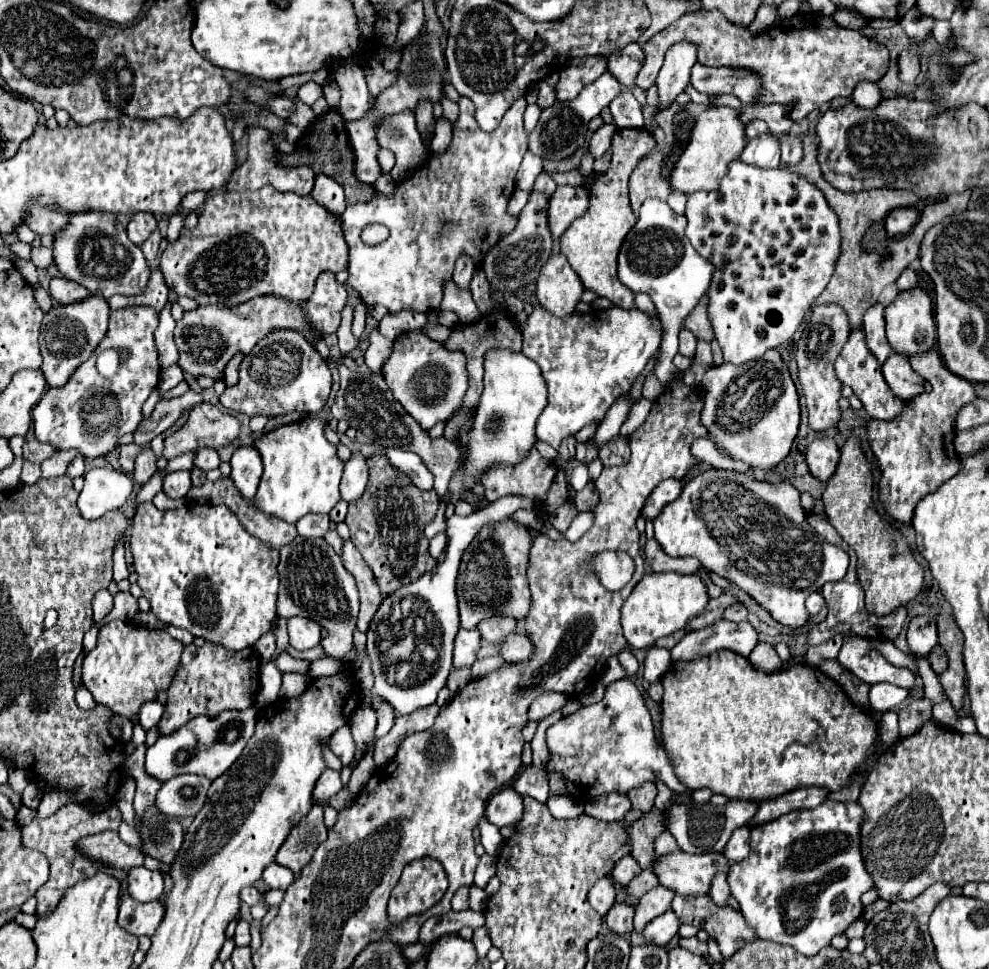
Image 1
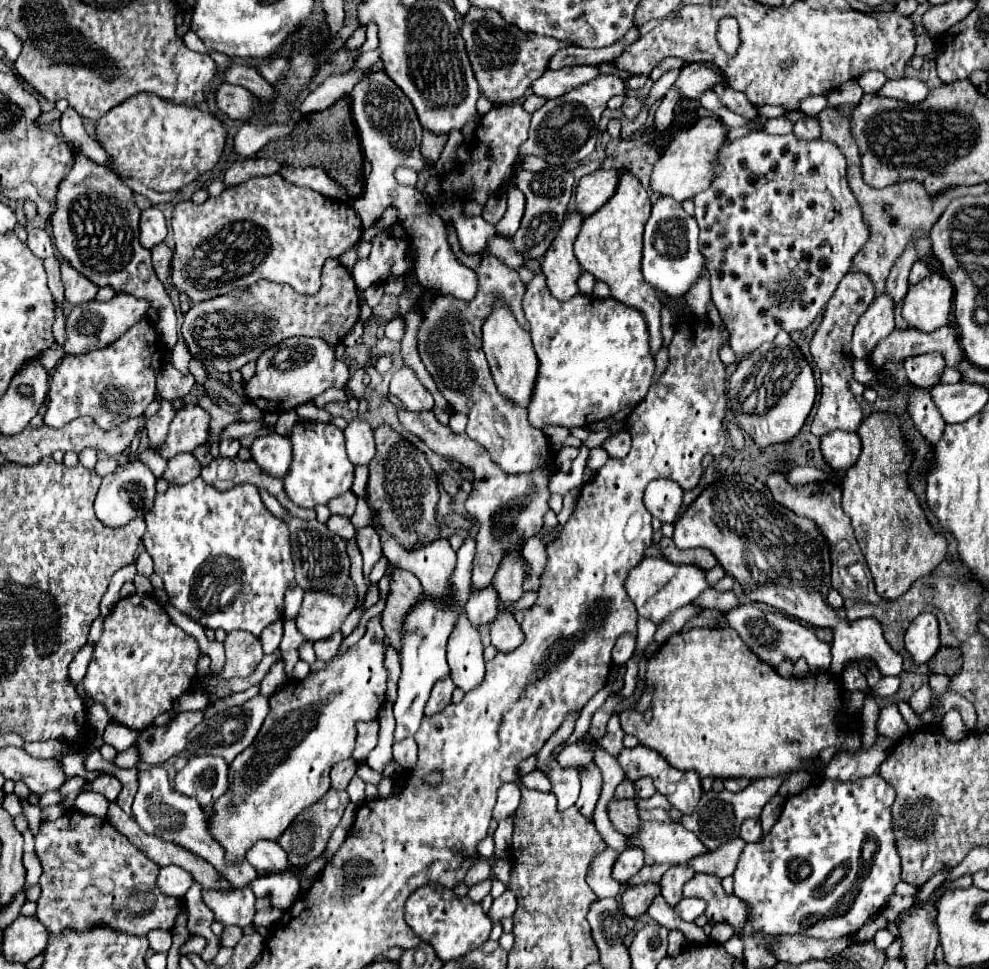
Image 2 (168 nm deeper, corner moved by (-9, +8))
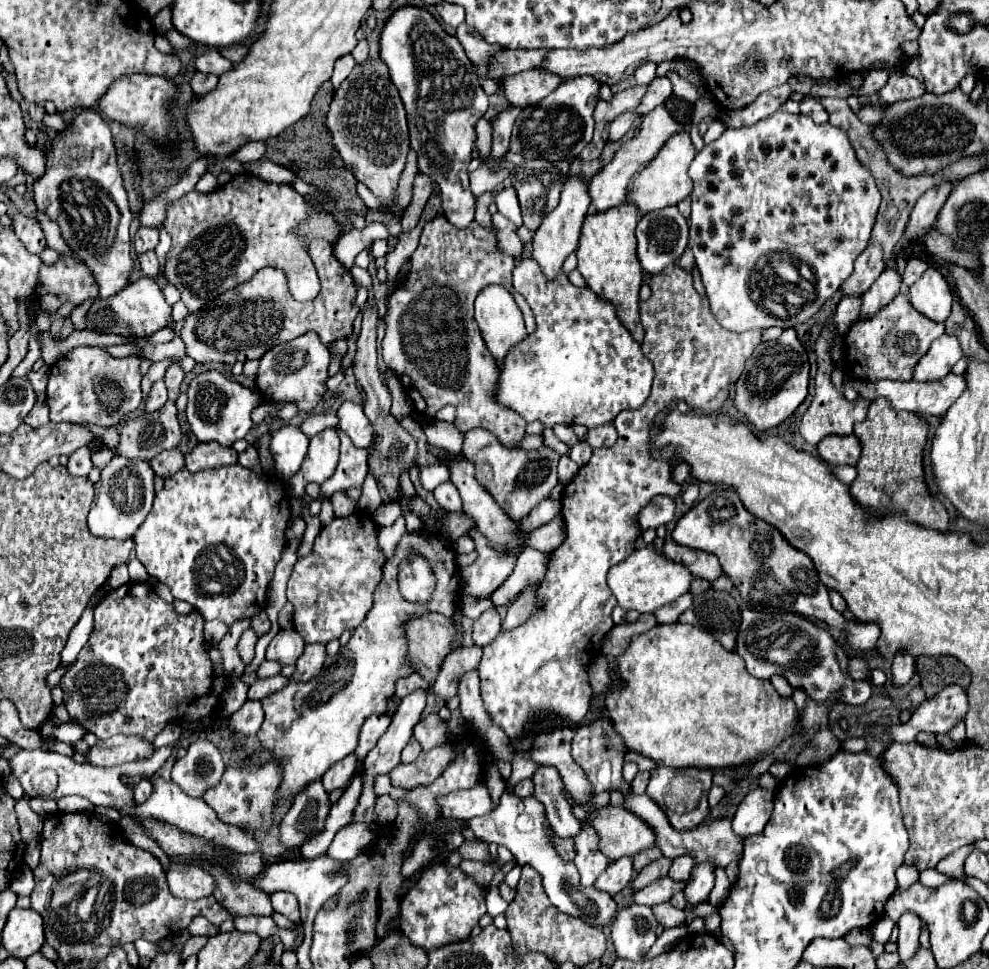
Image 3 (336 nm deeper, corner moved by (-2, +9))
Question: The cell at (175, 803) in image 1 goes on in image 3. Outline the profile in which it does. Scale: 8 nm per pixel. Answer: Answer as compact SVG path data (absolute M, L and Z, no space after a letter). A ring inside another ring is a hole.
M195 740L187 748L187 754L173 764L171 780L193 798L201 798L205 788L213 788L225 772L221 750L209 740Z

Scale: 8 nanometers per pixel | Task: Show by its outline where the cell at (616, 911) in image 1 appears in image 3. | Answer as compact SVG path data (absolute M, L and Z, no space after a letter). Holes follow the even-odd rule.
M661 858L661 860L657 860L657 862L645 866L645 868L637 874L637 878L633 880L633 894L635 894L637 890L649 886L653 880L665 876L667 870L669 870L669 866L671 866L671 860L669 860L669 858Z

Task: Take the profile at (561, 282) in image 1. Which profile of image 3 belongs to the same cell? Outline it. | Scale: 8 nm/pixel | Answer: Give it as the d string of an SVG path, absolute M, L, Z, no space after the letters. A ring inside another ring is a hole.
M569 178L565 182L563 192L561 192L559 206L553 212L549 212L549 216L545 216L543 224L533 234L533 258L537 260L537 264L541 264L541 272L545 274L547 280L555 280L557 274L561 272L561 266L563 266L565 258L571 252L575 252L575 248L579 244L581 224L585 220L585 214L589 210L589 204L591 204L591 198L587 194L585 182L581 182L577 178Z

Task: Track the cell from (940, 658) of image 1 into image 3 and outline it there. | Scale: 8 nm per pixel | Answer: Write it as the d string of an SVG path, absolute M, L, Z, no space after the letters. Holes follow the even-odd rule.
M917 656L917 674L927 696L935 696L949 684L967 688L971 682L969 668L953 656Z

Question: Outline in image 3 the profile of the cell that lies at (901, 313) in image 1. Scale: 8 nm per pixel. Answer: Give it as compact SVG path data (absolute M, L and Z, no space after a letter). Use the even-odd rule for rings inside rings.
M929 268L913 286L909 286L909 302L929 320L943 322L951 314L953 294L945 276L939 270Z

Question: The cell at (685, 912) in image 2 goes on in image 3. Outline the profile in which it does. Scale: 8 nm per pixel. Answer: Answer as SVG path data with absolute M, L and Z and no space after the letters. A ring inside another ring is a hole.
M709 862L695 866L693 876L689 878L689 882L683 890L687 904L701 904L703 900L709 898L709 892L713 888L713 880L715 880L713 870L715 870L715 866Z

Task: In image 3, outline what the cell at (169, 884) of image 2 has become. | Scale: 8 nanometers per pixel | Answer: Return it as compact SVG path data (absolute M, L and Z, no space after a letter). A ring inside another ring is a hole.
M171 864L167 868L167 884L177 898L199 900L213 894L213 878L201 868L187 864Z

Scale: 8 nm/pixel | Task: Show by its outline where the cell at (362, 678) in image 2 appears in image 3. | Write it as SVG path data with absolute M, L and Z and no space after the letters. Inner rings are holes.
M407 532L403 536L403 540L397 546L395 556L385 564L383 568L383 578L381 584L377 586L377 592L373 592L373 608L369 612L369 616L365 616L365 620L361 622L361 626L357 626L351 634L351 640L337 652L337 656L329 656L325 660L323 672L309 680L309 682L291 682L287 684L283 690L273 692L269 696L265 696L261 700L263 710L265 710L265 722L261 726L261 730L257 732L257 738L261 742L261 750L253 752L253 760L277 760L277 764L281 764L281 788L277 788L277 802L283 804L287 798L297 796L299 792L303 792L313 780L321 780L321 776L341 758L345 758L347 754L351 754L357 748L357 738L359 738L359 728L363 724L363 720L375 712L385 712L387 710L387 702L393 696L393 686L397 678L403 678L407 674L413 672L413 668L407 664L405 660L405 636L401 630L401 624L405 620L409 620L415 614L423 614L423 612L439 612L445 616L453 616L455 610L455 602L459 600L459 570L457 570L457 560L455 560L455 550L451 546L447 546L447 540L443 538L431 538L431 542L425 542L425 538L417 532ZM410 551L416 551L423 556L429 564L431 570L435 574L437 586L431 594L431 602L425 604L415 604L415 602L407 602L401 592L399 592L399 564L403 562Z

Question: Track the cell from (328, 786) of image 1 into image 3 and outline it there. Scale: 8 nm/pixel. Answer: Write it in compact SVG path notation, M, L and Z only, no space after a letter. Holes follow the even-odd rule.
M349 754L349 756L345 756L345 760L339 760L337 764L333 764L321 780L325 790L331 792L335 788L347 788L349 780L355 776L357 768L359 768L359 760L355 758L355 754Z

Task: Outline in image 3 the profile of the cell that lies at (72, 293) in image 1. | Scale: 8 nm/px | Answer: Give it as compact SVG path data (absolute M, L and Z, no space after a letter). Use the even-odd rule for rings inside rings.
M61 254L53 266L41 268L37 294L55 294L61 304L71 302L77 306L89 298L97 298L99 290L85 264Z

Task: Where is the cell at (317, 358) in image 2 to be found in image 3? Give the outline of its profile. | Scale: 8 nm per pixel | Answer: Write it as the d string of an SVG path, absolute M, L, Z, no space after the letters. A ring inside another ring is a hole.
M307 332L295 340L279 344L277 348L271 348L259 360L257 390L265 402L279 402L279 400L297 402L299 410L311 412L325 396L327 390L325 382L329 380L329 362L331 362L329 348L321 344L315 332Z

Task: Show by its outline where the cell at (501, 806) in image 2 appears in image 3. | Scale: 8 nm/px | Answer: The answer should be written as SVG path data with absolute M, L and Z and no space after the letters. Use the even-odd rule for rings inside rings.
M477 784L469 790L451 792L447 796L441 796L437 802L439 802L443 816L457 818L457 820L469 820L475 816L483 816L483 814L493 812L495 808L489 790L483 784Z

